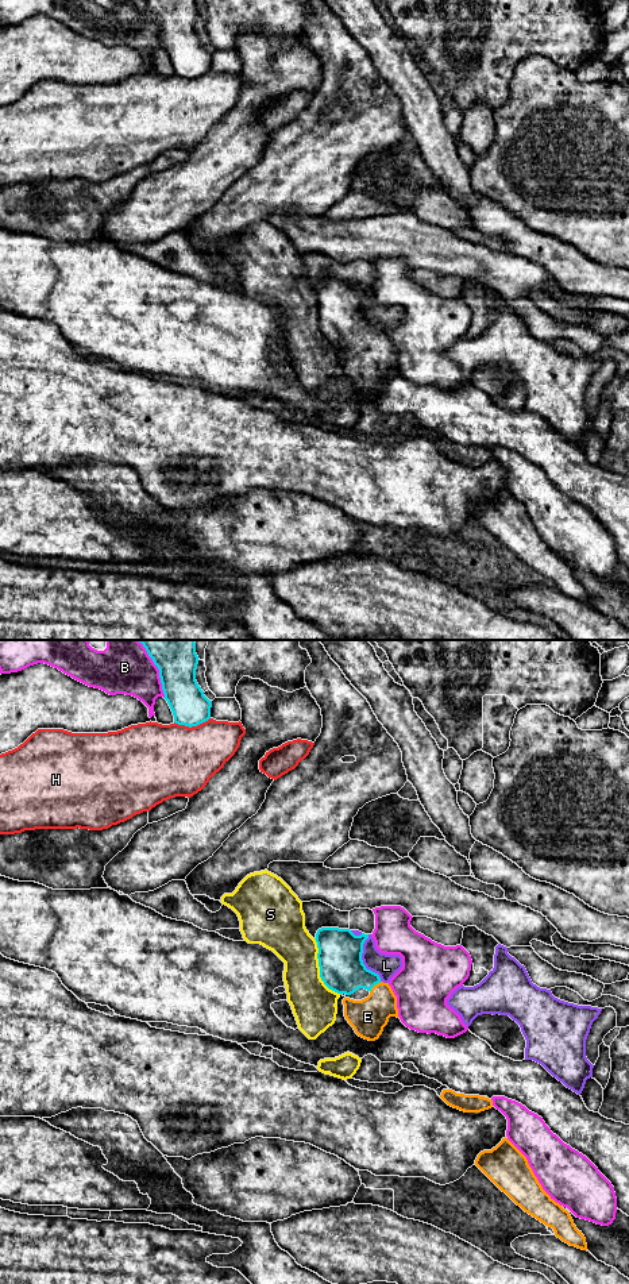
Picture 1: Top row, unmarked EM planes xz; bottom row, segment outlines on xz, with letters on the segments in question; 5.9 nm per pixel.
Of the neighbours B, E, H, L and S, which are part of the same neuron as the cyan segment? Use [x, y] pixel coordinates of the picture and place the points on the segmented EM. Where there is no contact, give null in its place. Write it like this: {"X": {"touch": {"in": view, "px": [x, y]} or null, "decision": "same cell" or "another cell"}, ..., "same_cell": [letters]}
{"B": {"touch": {"in": "xz", "px": [158, 669]}, "decision": "another cell"}, "E": {"touch": {"in": "xz", "px": [374, 984]}, "decision": "same cell"}, "H": {"touch": {"in": "xz", "px": [192, 725]}, "decision": "another cell"}, "L": {"touch": {"in": "xz", "px": [362, 960]}, "decision": "another cell"}, "S": {"touch": {"in": "xz", "px": [320, 970]}, "decision": "another cell"}, "same_cell": ["E"]}

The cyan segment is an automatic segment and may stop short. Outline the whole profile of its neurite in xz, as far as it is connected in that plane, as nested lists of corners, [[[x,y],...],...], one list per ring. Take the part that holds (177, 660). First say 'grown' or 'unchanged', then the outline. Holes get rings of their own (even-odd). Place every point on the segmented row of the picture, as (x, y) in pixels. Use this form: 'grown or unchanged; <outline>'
unchanged; [[[138,640],[159,670],[165,699],[174,722],[197,726],[211,718],[209,701],[196,680],[198,656],[194,640]]]

